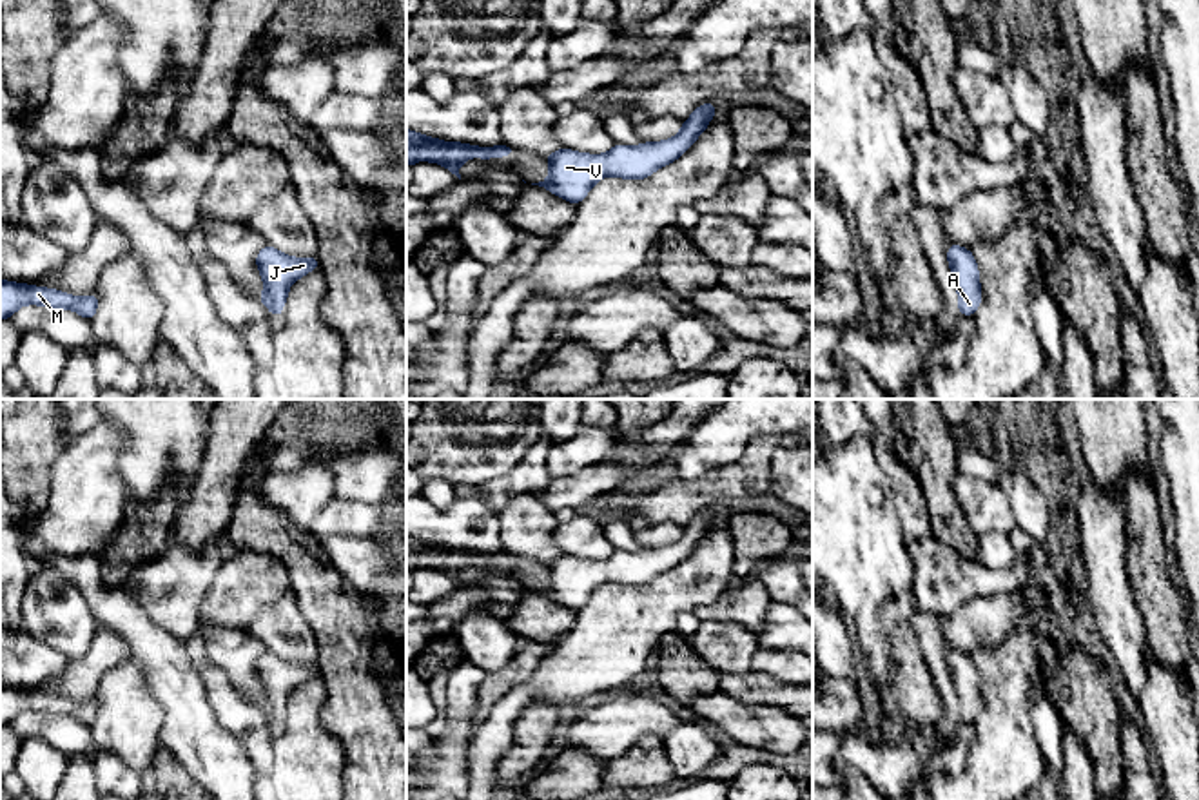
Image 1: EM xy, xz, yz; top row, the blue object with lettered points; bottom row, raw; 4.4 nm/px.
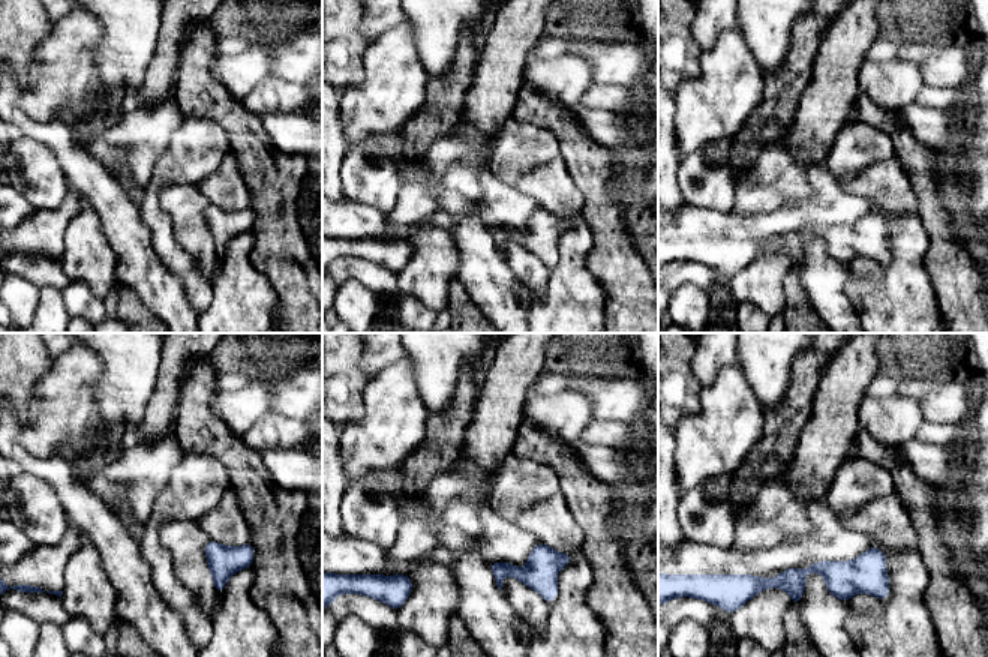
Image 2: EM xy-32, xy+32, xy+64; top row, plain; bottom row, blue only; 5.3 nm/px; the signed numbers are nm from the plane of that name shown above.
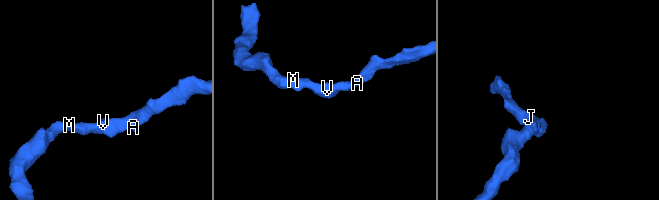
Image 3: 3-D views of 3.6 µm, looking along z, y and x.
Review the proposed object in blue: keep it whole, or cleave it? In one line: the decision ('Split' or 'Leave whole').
Leave whole

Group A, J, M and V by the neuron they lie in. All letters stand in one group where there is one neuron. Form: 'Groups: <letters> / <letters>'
Groups: A J M V

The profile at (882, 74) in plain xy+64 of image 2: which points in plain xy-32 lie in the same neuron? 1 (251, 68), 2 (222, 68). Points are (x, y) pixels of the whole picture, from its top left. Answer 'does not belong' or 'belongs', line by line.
1: belongs
2: belongs

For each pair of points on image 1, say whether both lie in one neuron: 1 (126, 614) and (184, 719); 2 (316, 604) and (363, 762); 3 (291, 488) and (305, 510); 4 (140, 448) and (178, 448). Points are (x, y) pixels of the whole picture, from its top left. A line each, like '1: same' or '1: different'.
1: same
2: same
3: same
4: same

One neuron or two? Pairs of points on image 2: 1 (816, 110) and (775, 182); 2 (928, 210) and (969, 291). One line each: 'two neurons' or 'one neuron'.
1: two neurons
2: one neuron

